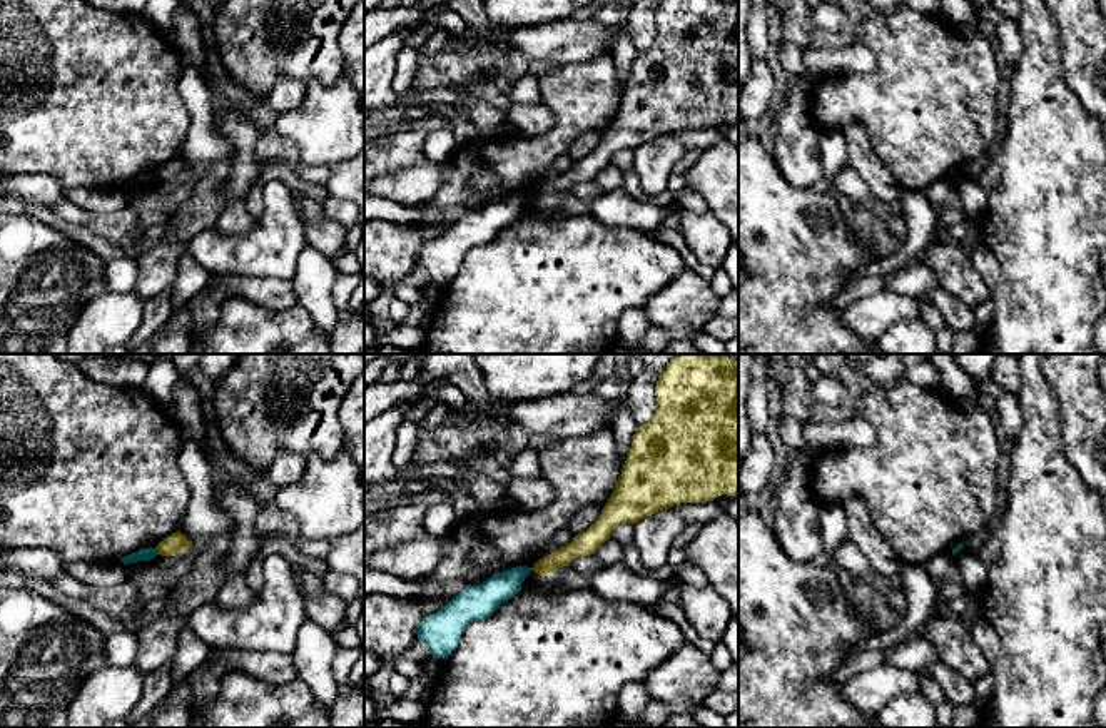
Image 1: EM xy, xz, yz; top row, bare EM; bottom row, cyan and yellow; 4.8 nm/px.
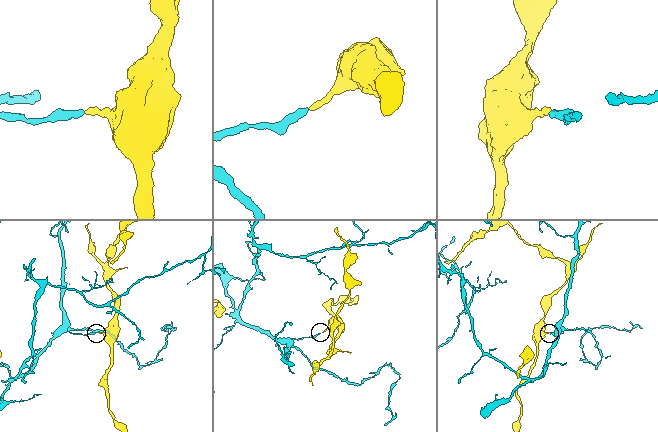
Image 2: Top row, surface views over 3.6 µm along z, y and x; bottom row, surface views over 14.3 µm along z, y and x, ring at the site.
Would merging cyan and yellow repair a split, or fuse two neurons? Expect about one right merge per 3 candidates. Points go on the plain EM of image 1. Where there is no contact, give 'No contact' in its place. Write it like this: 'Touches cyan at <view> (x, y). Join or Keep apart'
Touches cyan at xy (156, 177). Keep apart

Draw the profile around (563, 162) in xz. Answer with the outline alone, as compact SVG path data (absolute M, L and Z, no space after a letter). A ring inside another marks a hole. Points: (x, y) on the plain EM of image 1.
M568 154L560 155L545 174L541 174L541 175L538 175L538 177L533 179L523 189L523 192L533 194L545 182L555 179L561 172L570 170L573 167L573 164L575 164L575 160Z

